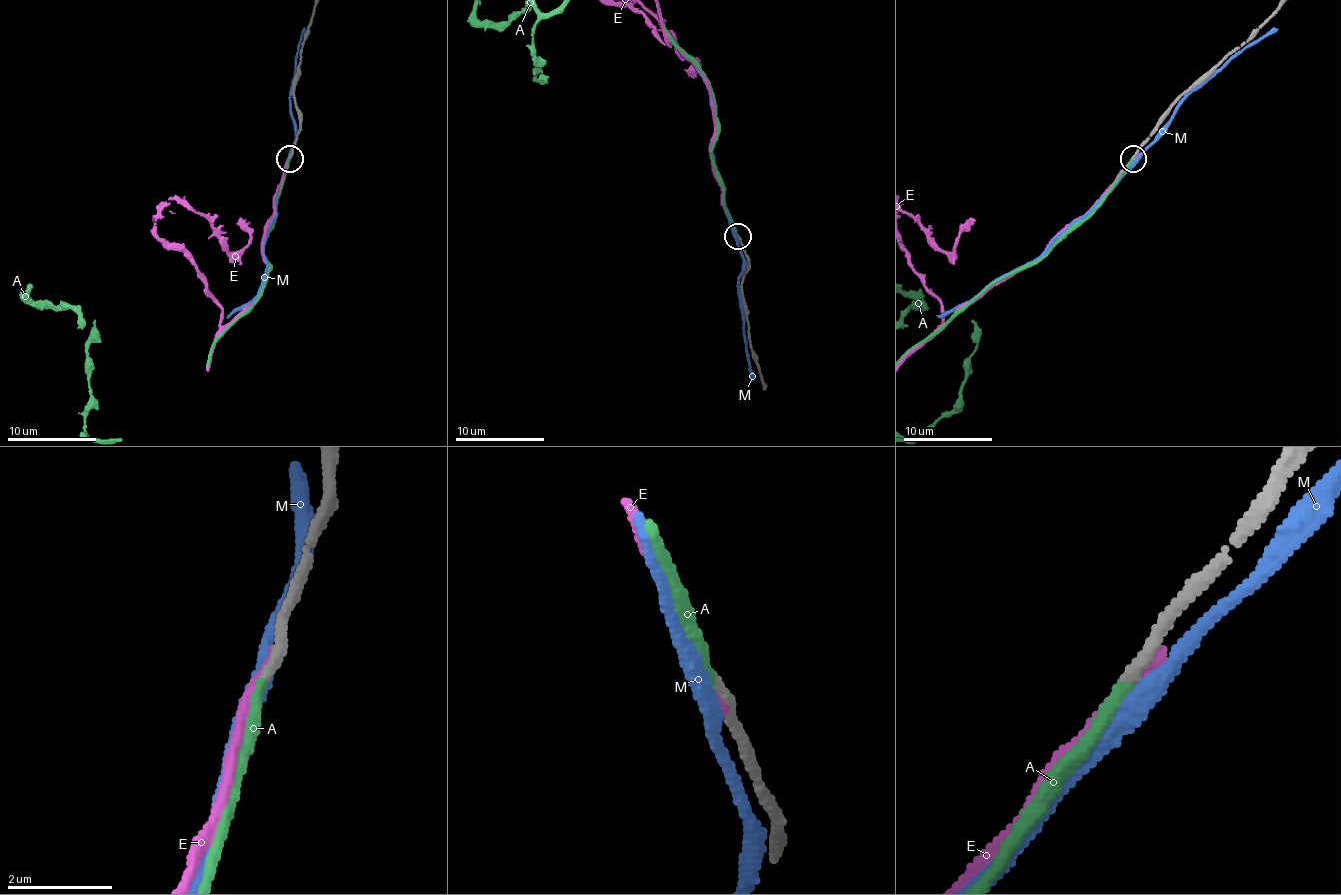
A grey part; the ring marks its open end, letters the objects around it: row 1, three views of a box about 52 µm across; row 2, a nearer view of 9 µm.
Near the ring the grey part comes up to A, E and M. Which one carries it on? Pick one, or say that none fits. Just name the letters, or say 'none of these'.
A

